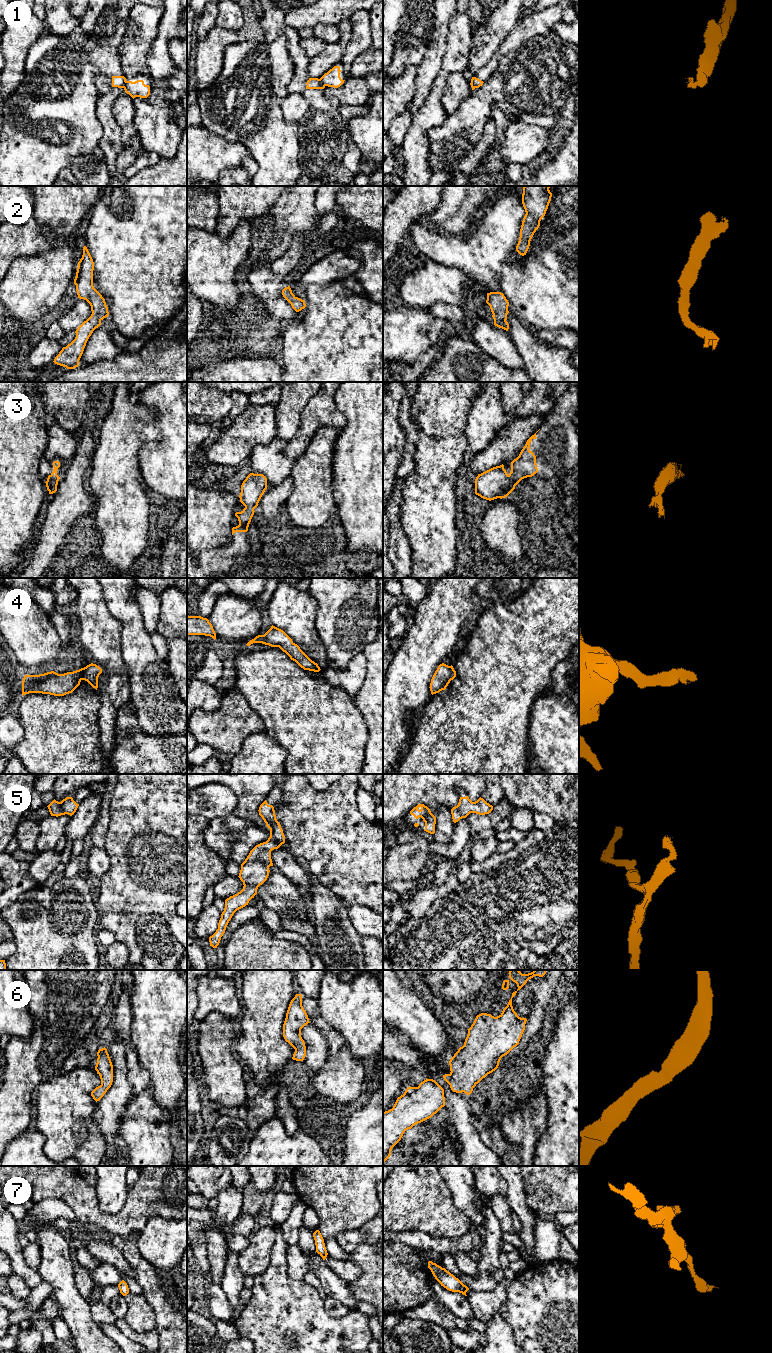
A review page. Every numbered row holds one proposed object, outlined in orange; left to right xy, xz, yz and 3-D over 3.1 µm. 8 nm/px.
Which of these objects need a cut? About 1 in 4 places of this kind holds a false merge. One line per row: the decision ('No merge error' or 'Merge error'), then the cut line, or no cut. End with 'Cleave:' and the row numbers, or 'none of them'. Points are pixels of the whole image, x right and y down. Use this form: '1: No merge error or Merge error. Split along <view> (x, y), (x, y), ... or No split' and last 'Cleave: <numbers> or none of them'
1: Merge error. Split along xy (126, 81), (123, 87)
2: No merge error. No split
3: No merge error. No split
4: No merge error. No split
5: No merge error. No split
6: No merge error. No split
7: No merge error. No split
Cleave: 1

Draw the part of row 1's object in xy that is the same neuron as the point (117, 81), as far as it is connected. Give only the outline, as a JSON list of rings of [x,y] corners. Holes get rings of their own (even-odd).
[[[112,76],[112,87],[124,88],[126,78],[124,76]]]

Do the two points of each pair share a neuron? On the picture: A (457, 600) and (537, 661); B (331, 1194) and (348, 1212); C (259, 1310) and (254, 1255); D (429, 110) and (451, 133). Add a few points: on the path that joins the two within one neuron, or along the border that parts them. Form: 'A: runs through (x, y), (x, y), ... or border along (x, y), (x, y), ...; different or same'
A: border along (481, 608), (465, 636); different
B: runs through (335, 1198), (345, 1208); same
C: border along (270, 1256), (268, 1267), (254, 1277); different
D: border along (447, 114), (438, 127), (428, 132), (429, 144); different

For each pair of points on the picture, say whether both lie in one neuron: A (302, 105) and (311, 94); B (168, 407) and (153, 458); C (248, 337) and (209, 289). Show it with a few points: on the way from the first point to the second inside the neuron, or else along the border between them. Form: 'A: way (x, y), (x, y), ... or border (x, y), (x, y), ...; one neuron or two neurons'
A: border (301, 93), (309, 102), (309, 108), (297, 121); two neurons
B: way (168, 420), (168, 443), (166, 445); one neuron
C: way (236, 325), (221, 310), (220, 301); one neuron

